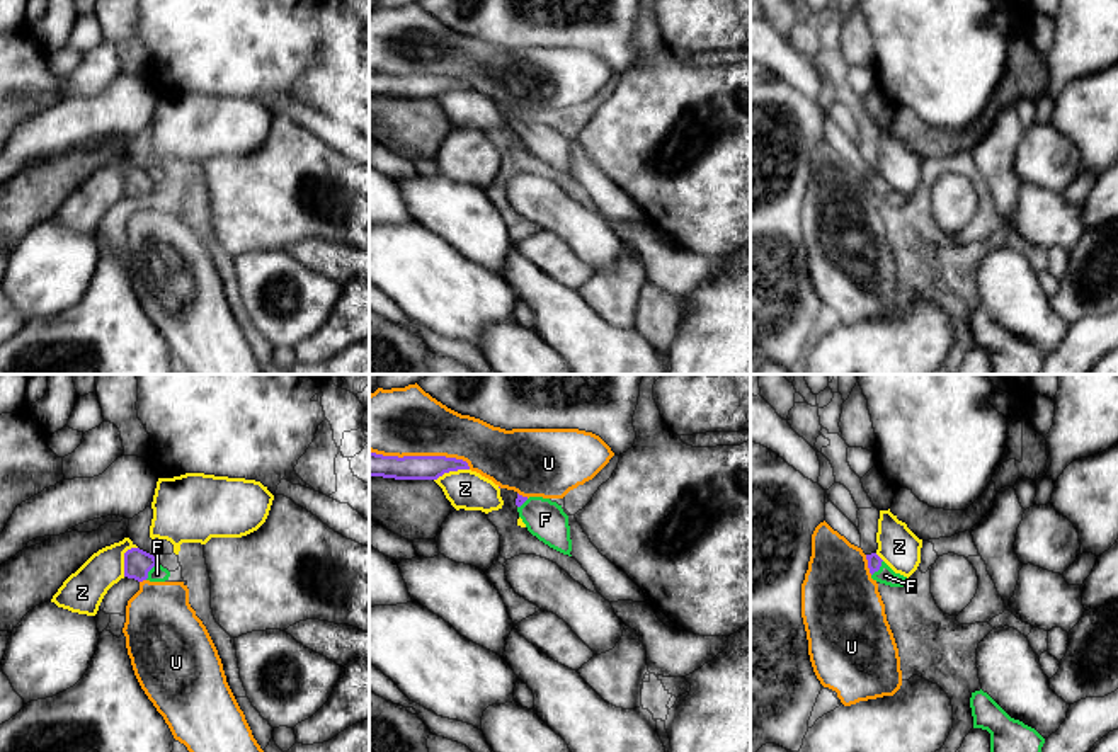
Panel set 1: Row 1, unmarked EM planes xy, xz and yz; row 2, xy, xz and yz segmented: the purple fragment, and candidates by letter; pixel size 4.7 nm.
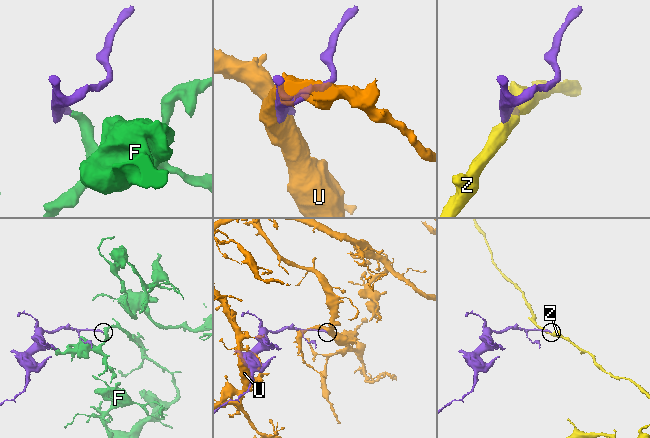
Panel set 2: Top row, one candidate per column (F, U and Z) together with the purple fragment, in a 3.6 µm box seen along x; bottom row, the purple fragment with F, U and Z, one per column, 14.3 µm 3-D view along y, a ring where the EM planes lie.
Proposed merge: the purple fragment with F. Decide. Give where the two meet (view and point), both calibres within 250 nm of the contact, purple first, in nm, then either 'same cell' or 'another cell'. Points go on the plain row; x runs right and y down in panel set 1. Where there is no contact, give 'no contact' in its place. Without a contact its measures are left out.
contact xy (148, 189); calibres 130 and 80 nm; same cell

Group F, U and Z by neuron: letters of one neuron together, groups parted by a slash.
F / U / Z

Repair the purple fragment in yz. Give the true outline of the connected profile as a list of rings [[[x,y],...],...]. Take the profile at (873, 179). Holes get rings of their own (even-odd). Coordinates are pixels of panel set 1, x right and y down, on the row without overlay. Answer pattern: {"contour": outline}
{"contour": [[[876,172],[866,174],[866,179],[873,199],[890,206],[904,206],[907,202],[909,197],[895,192]]]}

